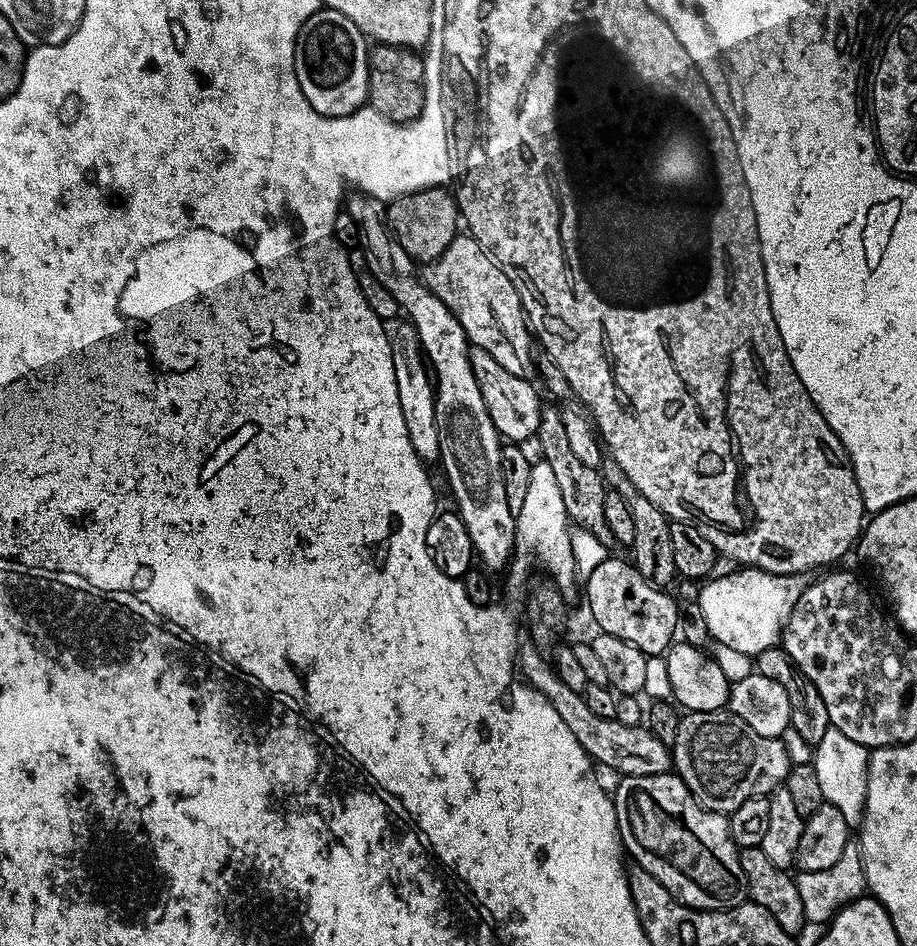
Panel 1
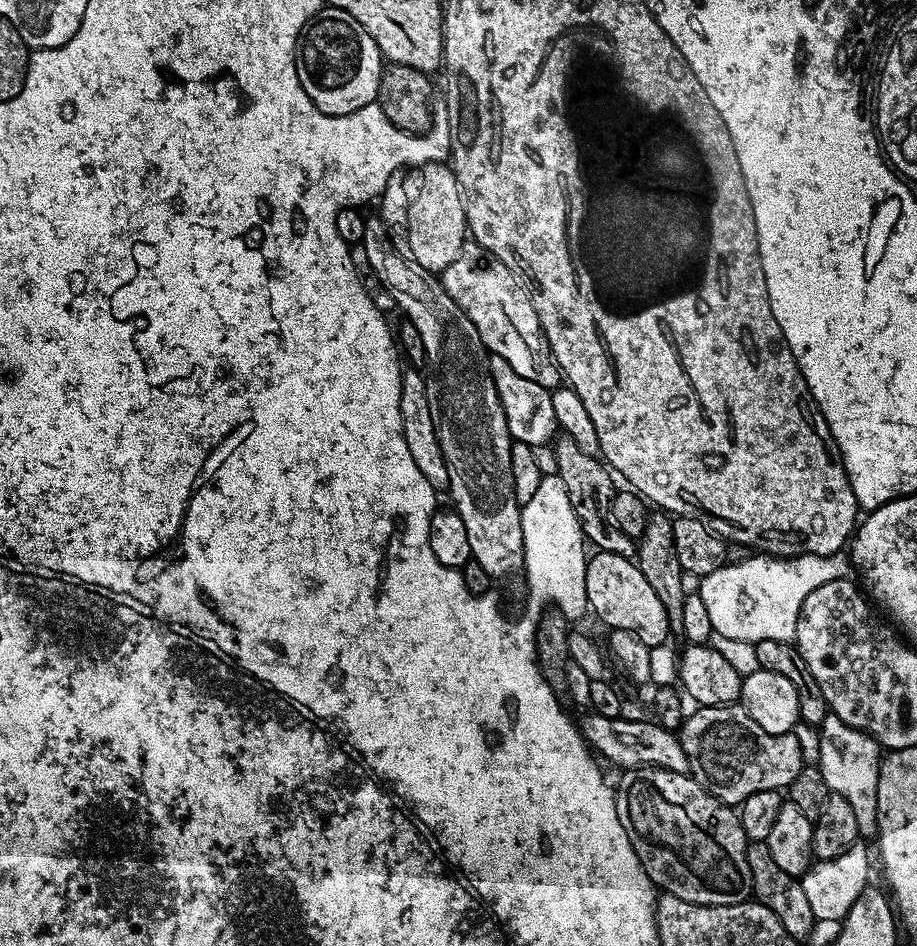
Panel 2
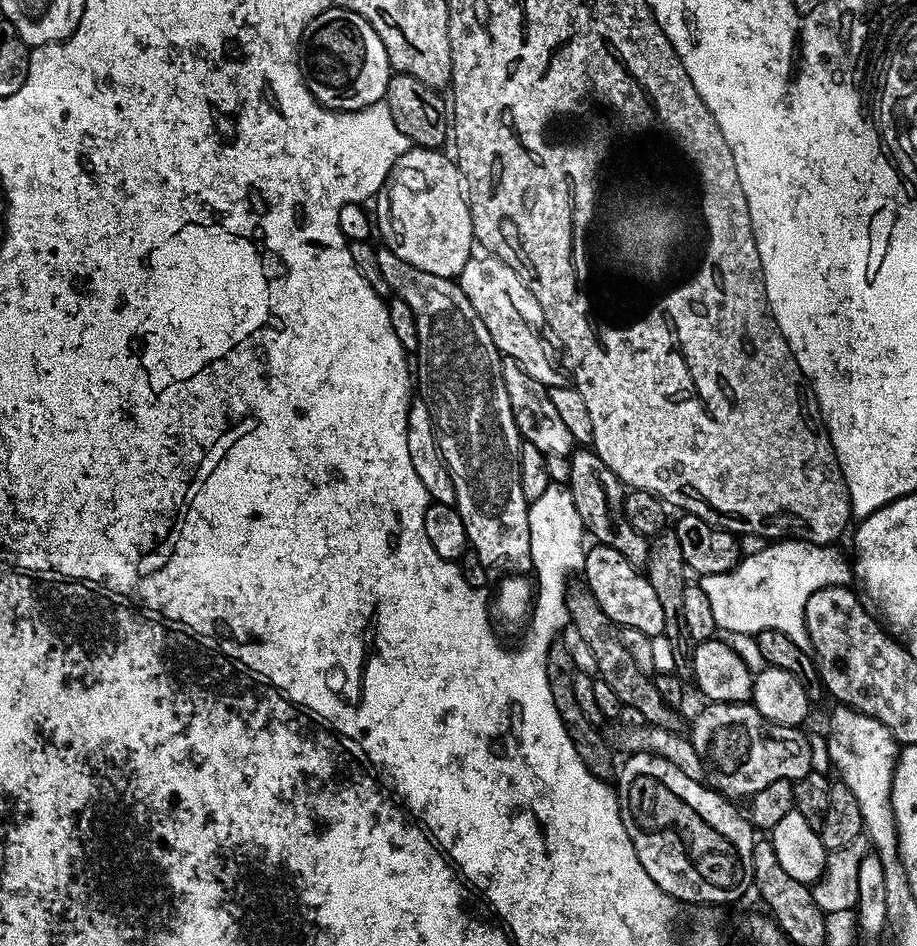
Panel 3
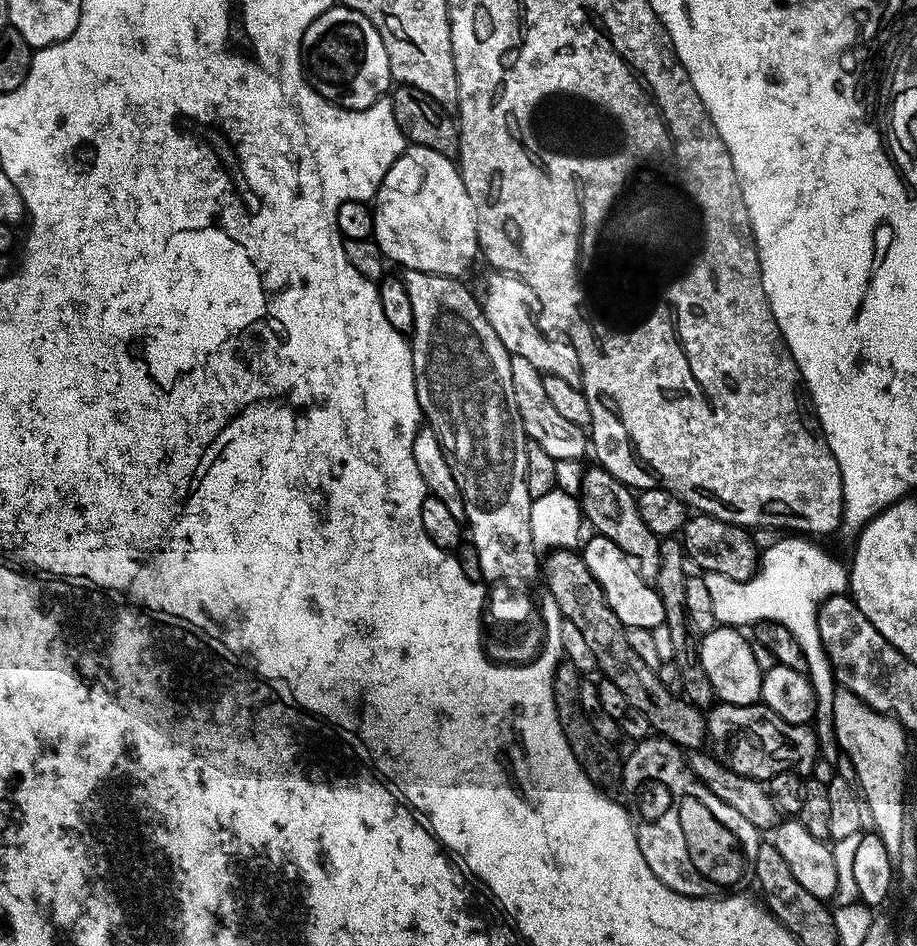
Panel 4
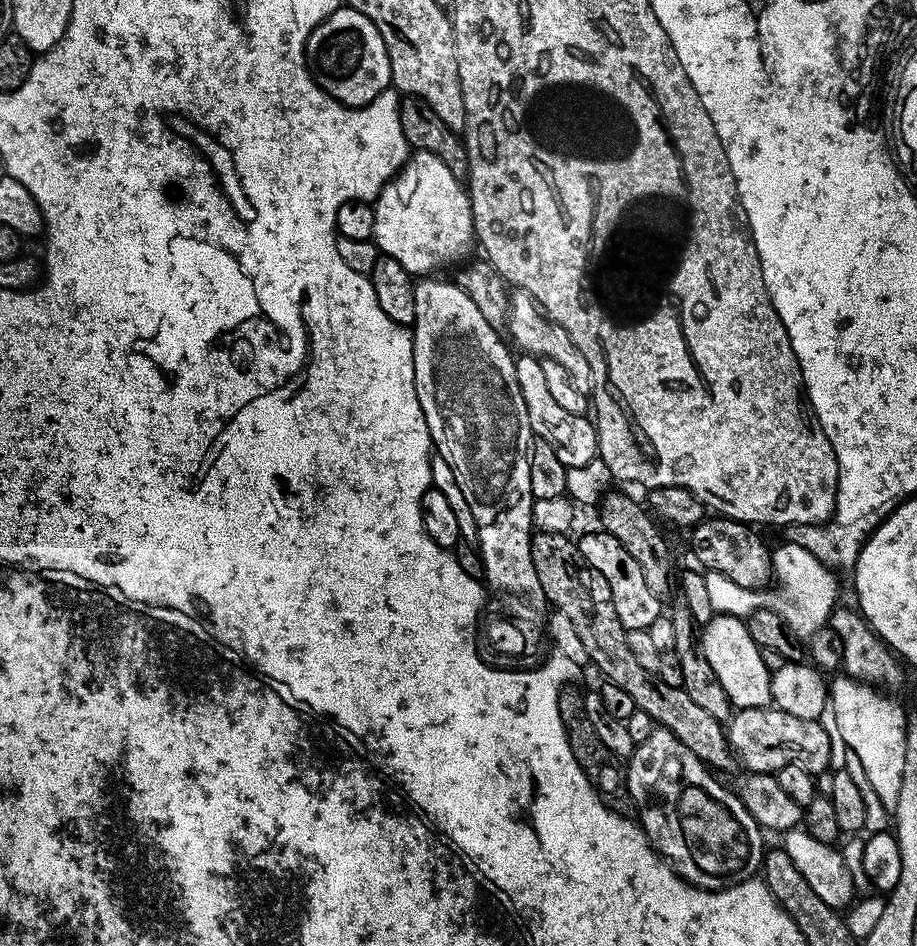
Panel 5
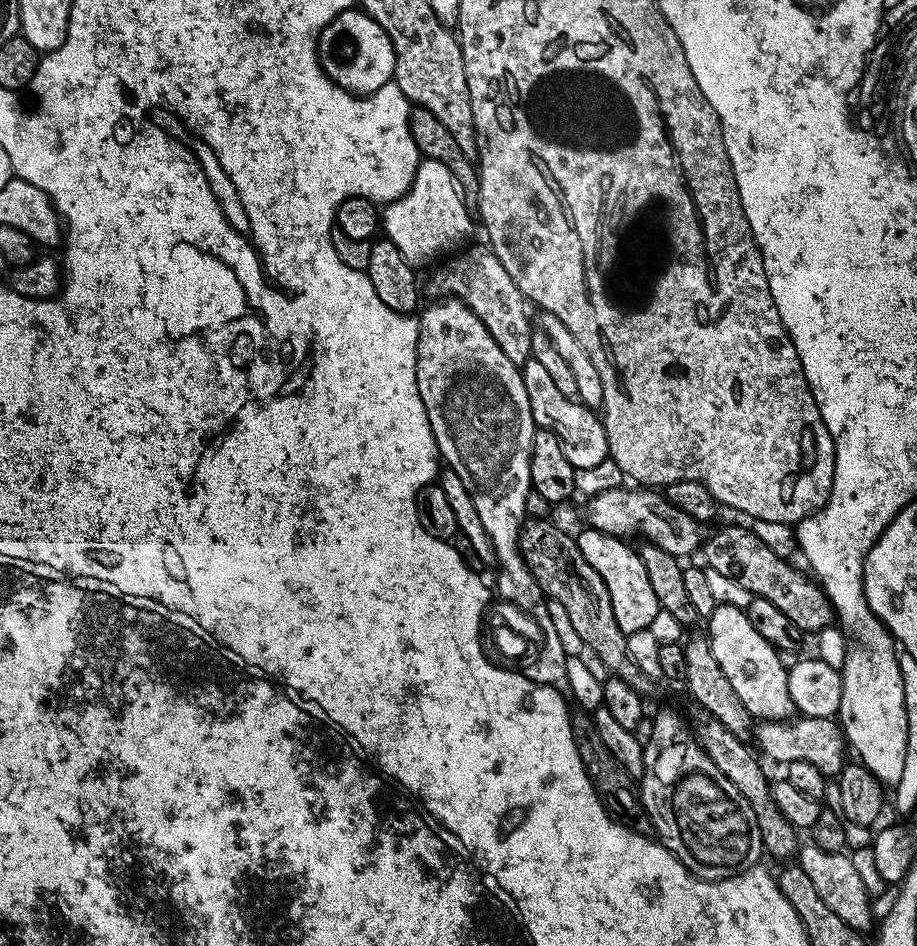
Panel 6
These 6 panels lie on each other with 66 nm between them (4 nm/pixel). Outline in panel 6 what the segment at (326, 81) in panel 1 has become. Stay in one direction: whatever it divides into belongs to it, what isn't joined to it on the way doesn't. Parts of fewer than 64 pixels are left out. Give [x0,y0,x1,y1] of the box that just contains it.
[316,10,396,96]

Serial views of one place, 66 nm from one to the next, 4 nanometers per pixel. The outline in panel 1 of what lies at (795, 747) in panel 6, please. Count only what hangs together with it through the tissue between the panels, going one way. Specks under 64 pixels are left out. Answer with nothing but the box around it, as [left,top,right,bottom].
[670,710,790,814]

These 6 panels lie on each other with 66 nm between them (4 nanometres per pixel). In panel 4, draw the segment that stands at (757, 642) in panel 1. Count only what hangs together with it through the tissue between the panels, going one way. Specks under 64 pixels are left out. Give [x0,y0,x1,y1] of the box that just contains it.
[703,534,849,765]

